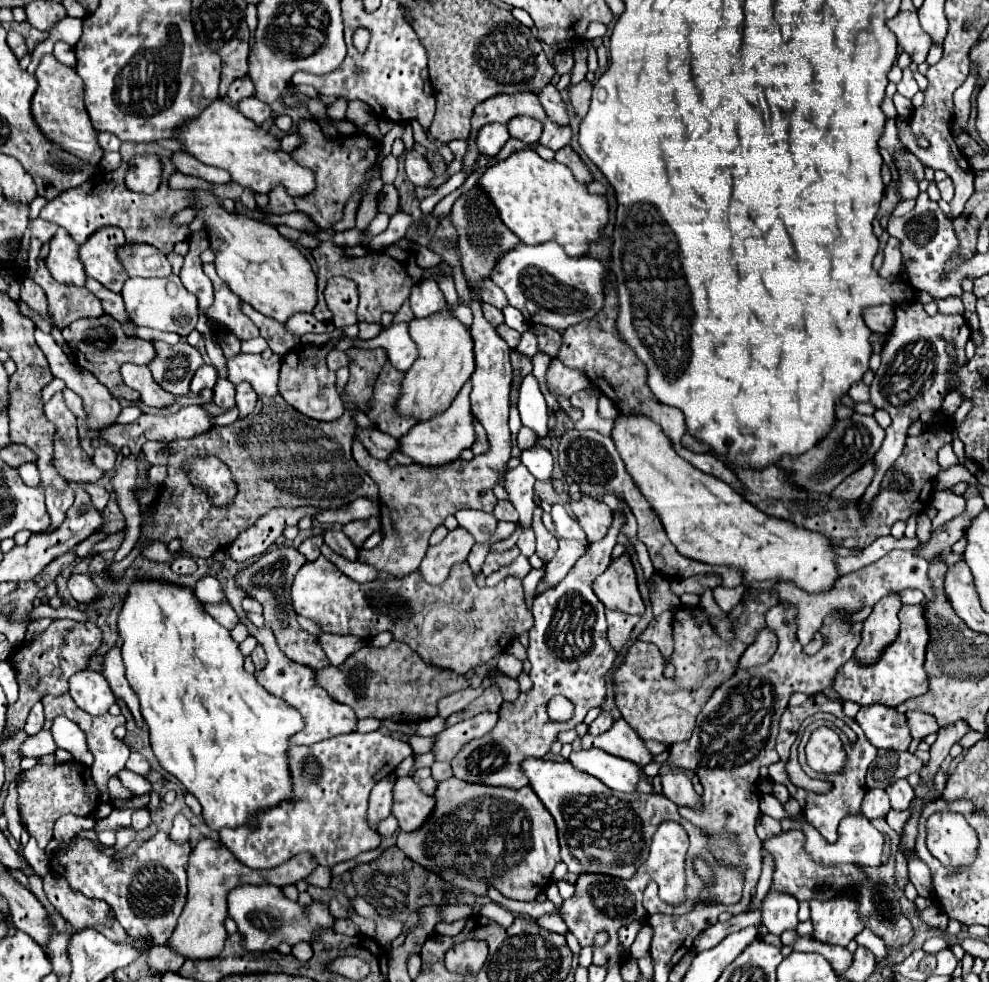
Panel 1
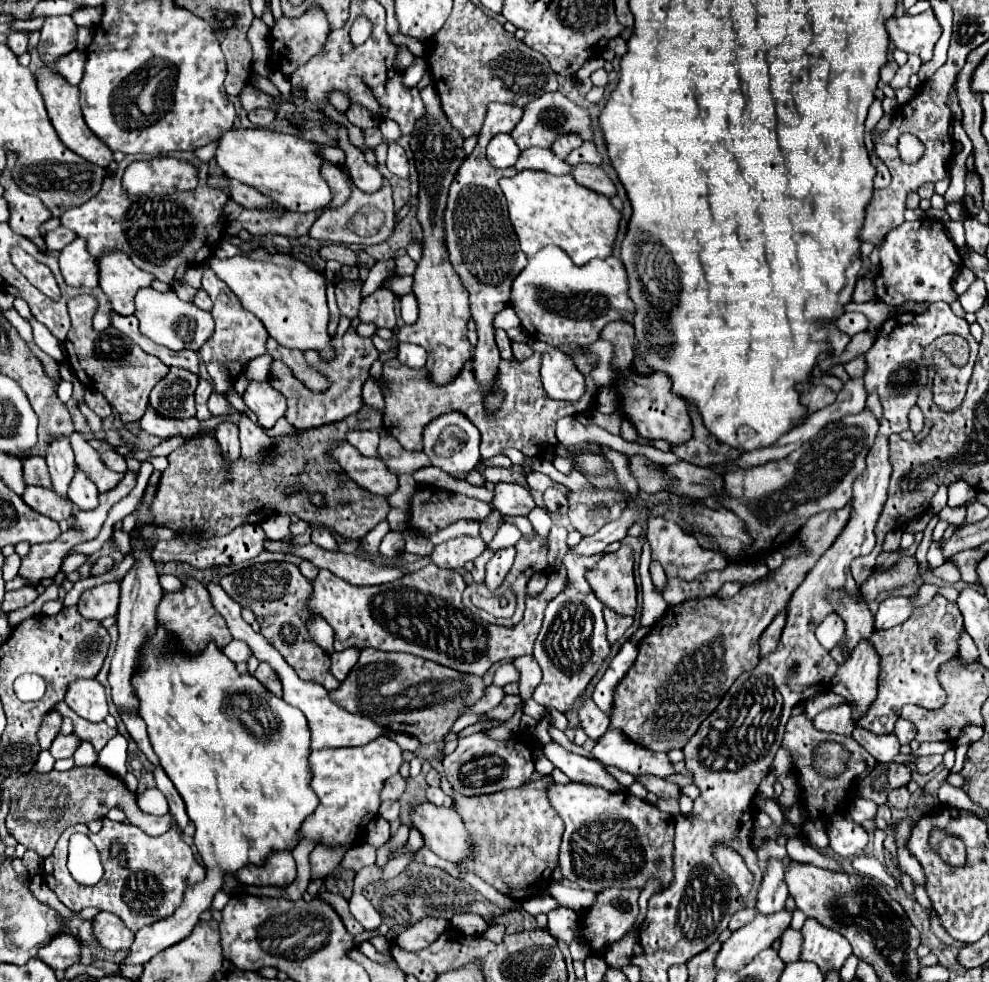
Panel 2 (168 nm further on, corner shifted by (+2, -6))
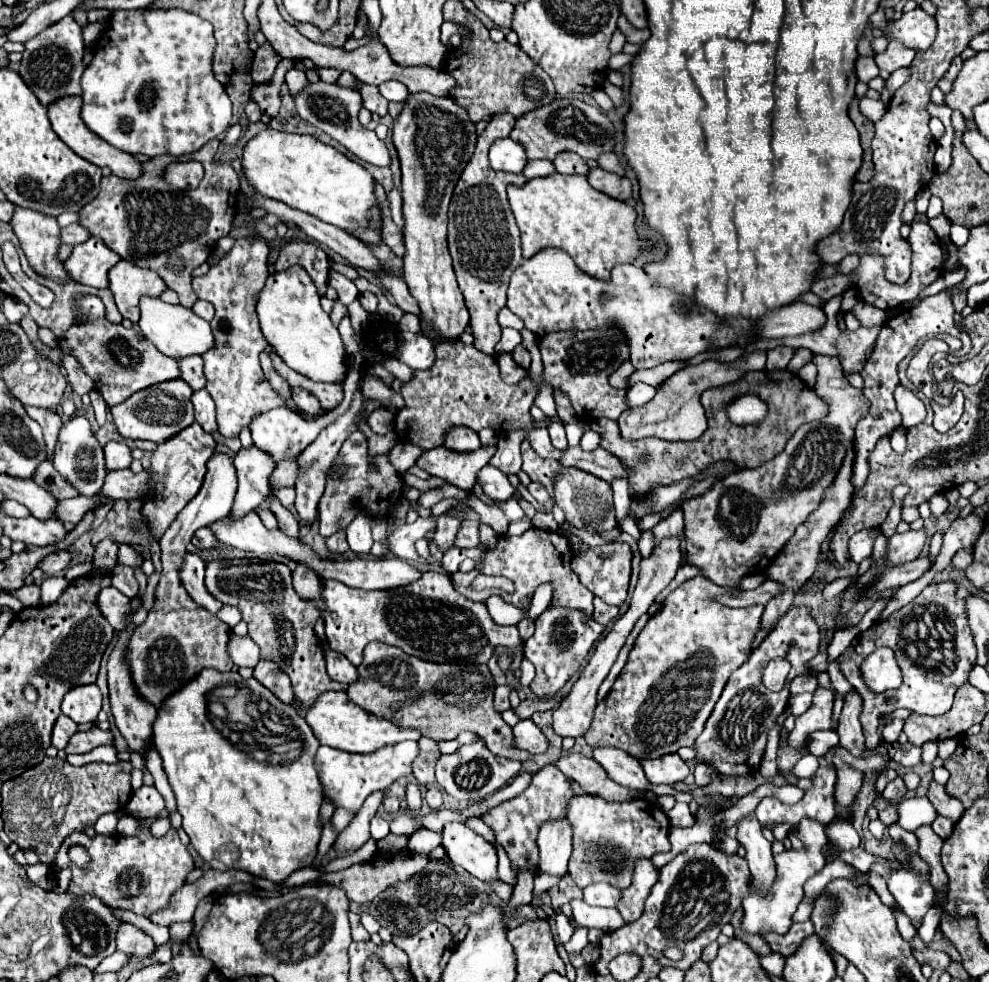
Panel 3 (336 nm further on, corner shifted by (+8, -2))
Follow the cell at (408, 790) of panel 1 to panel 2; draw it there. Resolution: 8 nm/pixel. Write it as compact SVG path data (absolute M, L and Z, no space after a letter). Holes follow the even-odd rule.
M417 803L409 811L411 827L423 835L425 845L439 857L461 863L471 857L471 841L463 821L451 807L435 807L433 803Z

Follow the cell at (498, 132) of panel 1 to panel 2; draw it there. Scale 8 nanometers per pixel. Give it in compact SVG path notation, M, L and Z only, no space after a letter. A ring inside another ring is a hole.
M499 133L495 135L489 145L487 145L487 159L493 167L513 167L519 155L519 147L515 145L513 137L507 133Z

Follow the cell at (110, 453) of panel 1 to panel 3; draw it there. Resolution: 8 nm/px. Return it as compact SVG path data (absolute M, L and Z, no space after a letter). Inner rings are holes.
M111 441L105 445L105 461L109 471L117 471L117 469L127 469L133 461L131 457L131 449L125 443L119 441Z

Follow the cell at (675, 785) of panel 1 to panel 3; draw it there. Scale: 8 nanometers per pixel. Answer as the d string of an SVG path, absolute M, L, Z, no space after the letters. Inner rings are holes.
M597 747L593 749L593 759L607 771L607 775L629 789L647 789L649 781L645 779L643 767L631 755L615 747Z

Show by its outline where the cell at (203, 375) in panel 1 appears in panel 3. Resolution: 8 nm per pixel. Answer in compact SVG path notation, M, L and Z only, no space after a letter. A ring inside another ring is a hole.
M205 389L193 393L193 405L195 405L195 421L203 427L203 431L215 433L217 421L215 421L215 403L211 395Z

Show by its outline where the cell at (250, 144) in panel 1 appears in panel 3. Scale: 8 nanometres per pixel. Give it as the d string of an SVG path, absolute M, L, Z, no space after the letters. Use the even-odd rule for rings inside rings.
M263 129L247 143L243 151L243 169L249 183L261 195L335 225L367 245L381 243L381 227L371 229L369 219L369 211L377 207L383 223L381 201L375 197L375 179L365 167L347 159L343 153L317 141L315 137Z

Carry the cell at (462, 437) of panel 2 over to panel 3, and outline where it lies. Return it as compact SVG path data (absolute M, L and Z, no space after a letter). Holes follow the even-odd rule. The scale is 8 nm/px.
M461 427L461 431L453 431L453 435L447 435L443 445L453 451L475 451L477 447L481 447L479 435L473 431L465 431L465 427Z

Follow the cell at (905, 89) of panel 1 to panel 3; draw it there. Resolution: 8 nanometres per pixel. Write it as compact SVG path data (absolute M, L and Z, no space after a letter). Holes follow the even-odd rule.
M889 41L887 49L875 55L875 61L879 69L893 73L899 67L907 67L913 61L913 57L915 57L913 49L907 49L901 41Z

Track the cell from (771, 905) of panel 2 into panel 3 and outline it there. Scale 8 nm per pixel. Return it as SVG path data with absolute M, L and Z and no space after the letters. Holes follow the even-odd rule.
M755 815L741 819L741 823L737 825L737 841L747 851L749 869L753 875L751 889L767 891L775 877L773 853L771 853L771 843L763 837L763 825L757 821Z

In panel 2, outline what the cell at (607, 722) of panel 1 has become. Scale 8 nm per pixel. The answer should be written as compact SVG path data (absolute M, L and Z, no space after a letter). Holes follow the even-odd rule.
M585 699L583 707L579 711L579 721L581 721L581 727L585 729L585 733L595 741L609 729L609 717L591 699Z

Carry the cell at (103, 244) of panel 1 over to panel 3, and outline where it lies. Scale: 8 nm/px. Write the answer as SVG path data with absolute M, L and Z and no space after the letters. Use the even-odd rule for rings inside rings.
M121 261L117 263L111 271L109 271L109 289L113 291L115 295L115 303L121 311L121 315L133 323L139 321L139 299L145 295L145 297L159 297L161 291L167 289L165 281L155 273L155 271L149 271L149 269L143 269L143 267L137 267L133 263L127 263L127 261Z

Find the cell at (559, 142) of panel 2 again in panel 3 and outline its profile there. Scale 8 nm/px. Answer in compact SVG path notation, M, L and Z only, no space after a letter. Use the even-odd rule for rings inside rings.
M567 151L557 155L553 165L563 175L587 175L589 169L591 169L579 155L573 155L573 153L567 153Z

